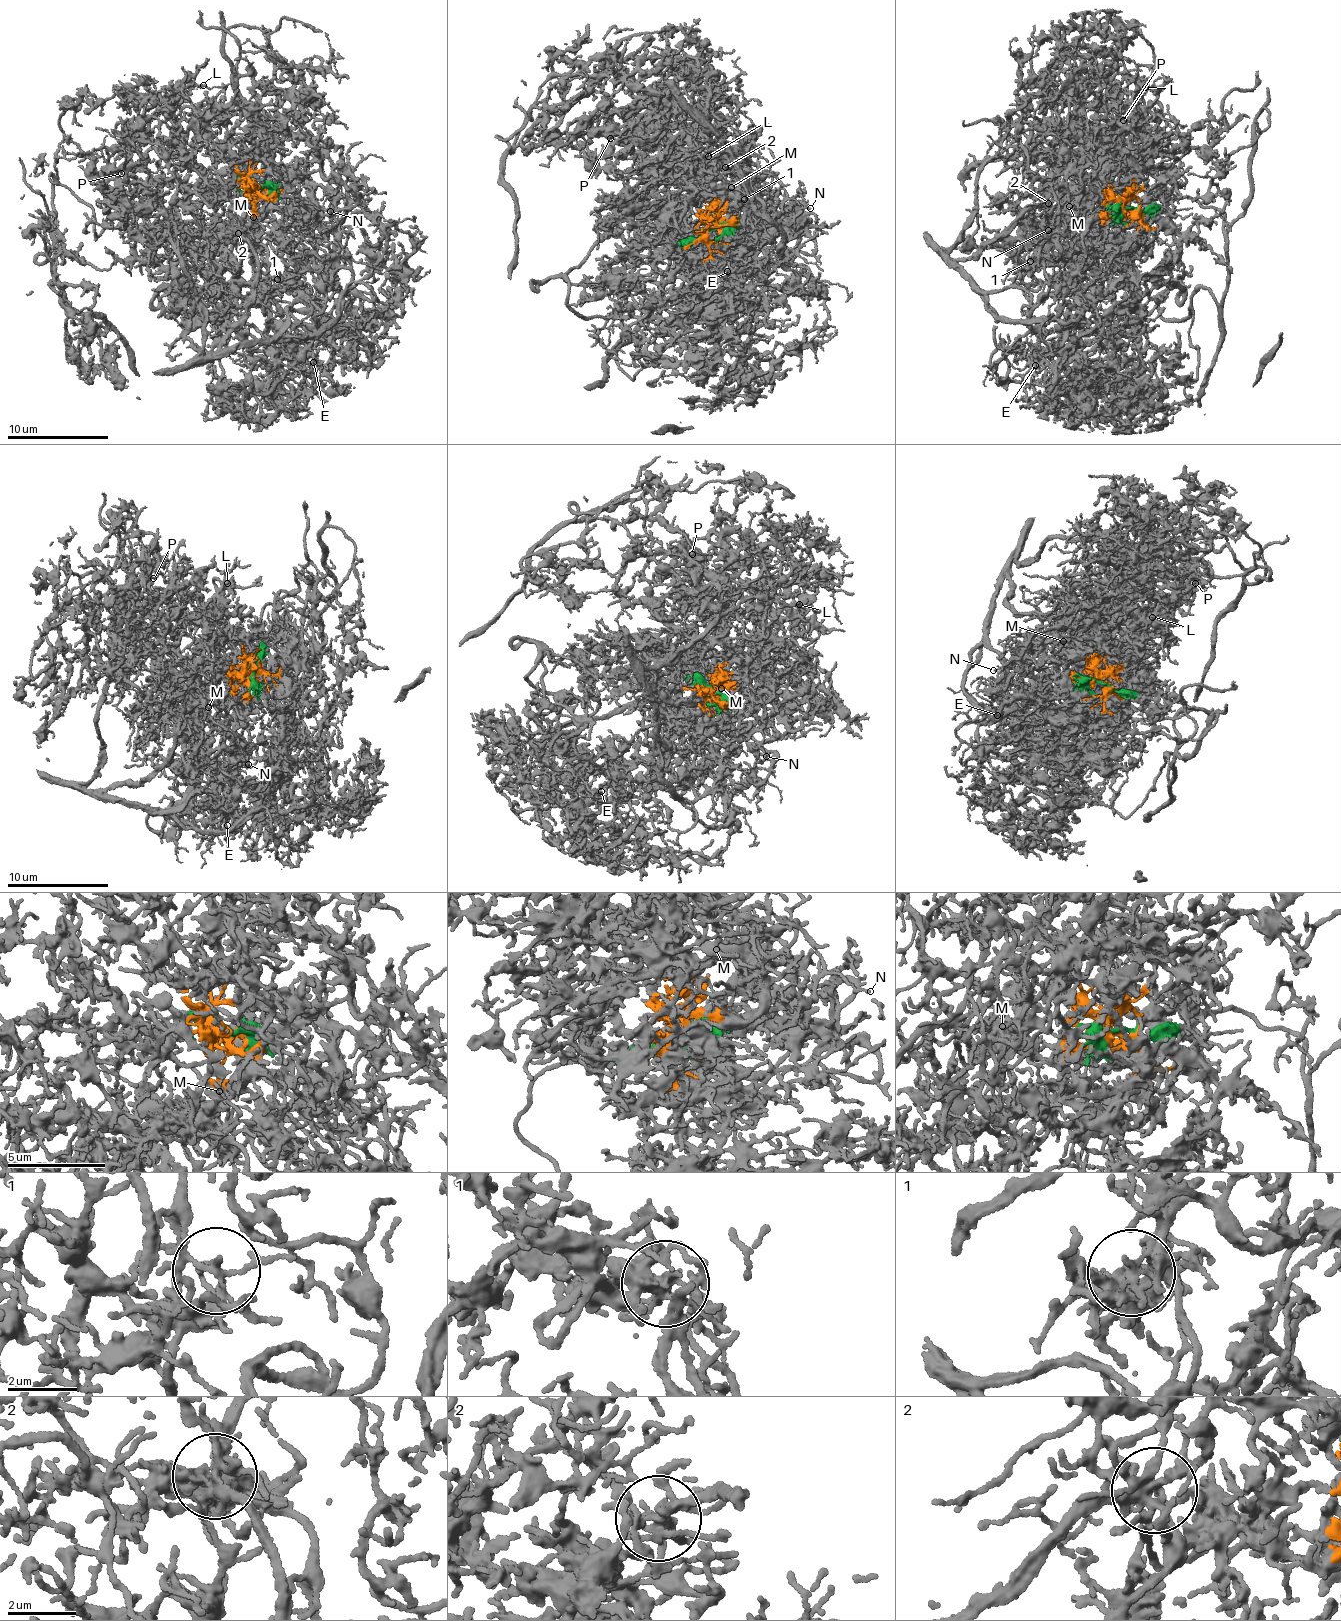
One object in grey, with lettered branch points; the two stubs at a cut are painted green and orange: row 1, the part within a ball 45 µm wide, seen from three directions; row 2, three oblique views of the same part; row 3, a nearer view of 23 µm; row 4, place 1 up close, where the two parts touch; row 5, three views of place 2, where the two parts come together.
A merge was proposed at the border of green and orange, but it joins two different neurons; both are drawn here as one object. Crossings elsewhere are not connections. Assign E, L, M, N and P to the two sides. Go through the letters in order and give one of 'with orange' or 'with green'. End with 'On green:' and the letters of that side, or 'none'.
E: with orange
L: with orange
M: with orange
N: with orange
P: with orange
On green: none

